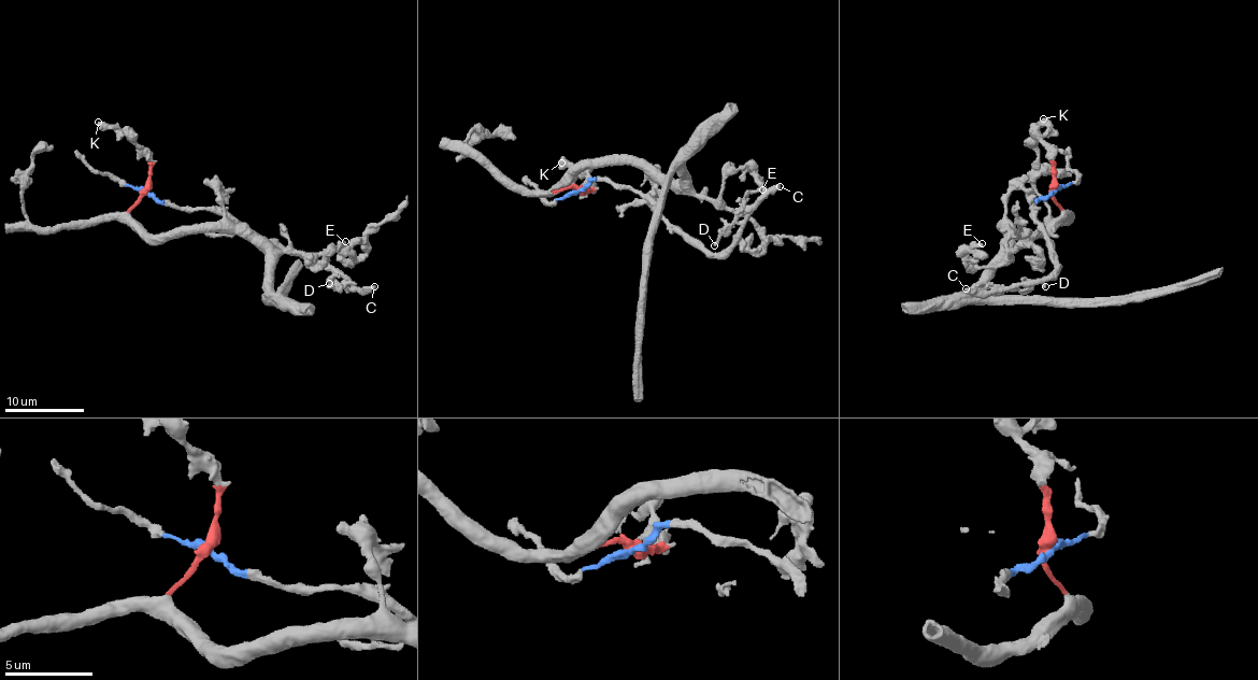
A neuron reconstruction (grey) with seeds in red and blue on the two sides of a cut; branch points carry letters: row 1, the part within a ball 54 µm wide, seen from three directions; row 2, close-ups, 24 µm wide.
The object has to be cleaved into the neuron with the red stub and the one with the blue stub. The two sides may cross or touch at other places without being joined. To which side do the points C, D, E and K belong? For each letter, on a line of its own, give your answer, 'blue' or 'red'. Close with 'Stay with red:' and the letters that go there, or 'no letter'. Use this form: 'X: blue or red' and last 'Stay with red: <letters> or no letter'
C: blue
D: blue
E: red
K: red
Stay with red: E, K

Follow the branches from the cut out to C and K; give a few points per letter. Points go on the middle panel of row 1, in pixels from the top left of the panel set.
C: (577, 190), (592, 181), (647, 194), (671, 225), (712, 254), (720, 254), (758, 203), (780, 185)
K: (577, 190), (591, 189), (592, 185), (585, 173), (572, 172), (560, 161)

